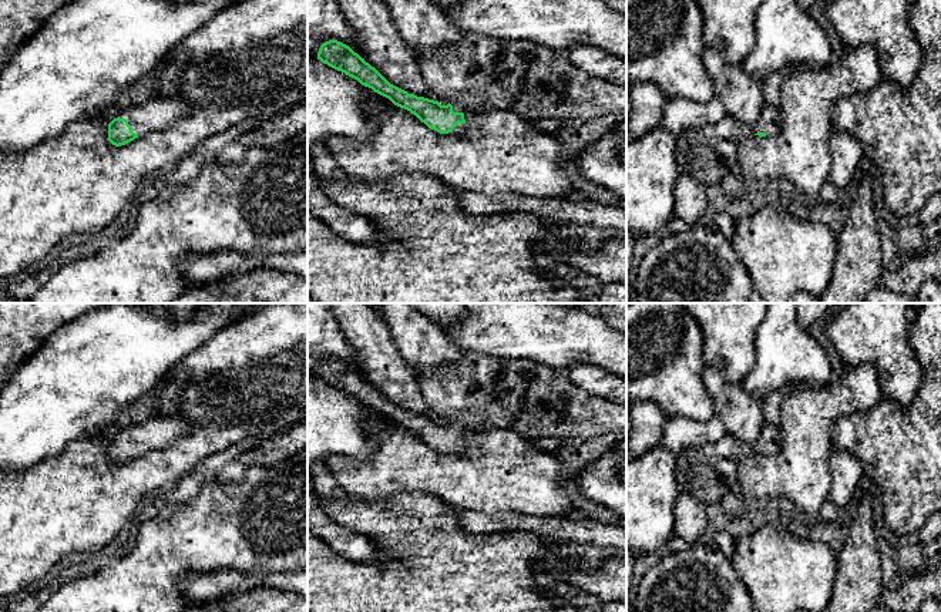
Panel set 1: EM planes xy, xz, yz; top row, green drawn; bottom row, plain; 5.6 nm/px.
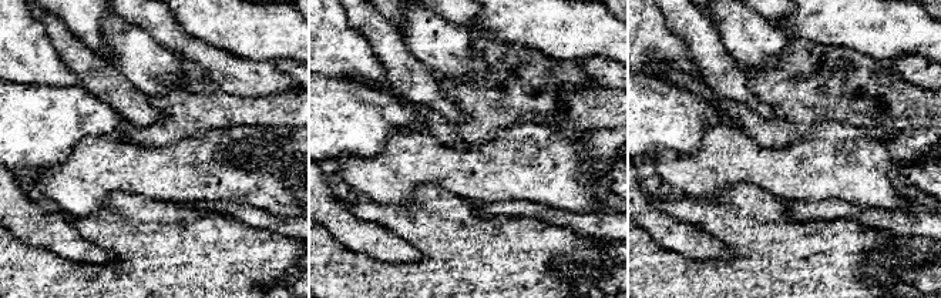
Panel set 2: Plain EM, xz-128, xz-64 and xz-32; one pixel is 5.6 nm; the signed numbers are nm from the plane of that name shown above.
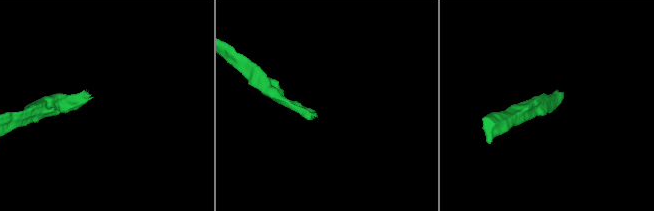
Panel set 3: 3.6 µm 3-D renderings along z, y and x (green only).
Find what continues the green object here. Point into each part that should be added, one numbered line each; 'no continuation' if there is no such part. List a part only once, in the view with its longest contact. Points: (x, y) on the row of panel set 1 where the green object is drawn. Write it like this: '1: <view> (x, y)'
1: xy (161, 113)

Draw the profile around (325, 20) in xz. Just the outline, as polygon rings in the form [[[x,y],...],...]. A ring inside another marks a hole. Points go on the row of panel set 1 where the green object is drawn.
[[[307,0],[307,57],[317,58],[319,48],[329,40],[349,46],[362,58],[360,41],[349,27],[336,0]]]

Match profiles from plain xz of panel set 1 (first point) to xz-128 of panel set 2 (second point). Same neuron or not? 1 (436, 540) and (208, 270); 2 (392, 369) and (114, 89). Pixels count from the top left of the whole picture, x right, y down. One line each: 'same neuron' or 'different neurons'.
1: same neuron
2: same neuron

